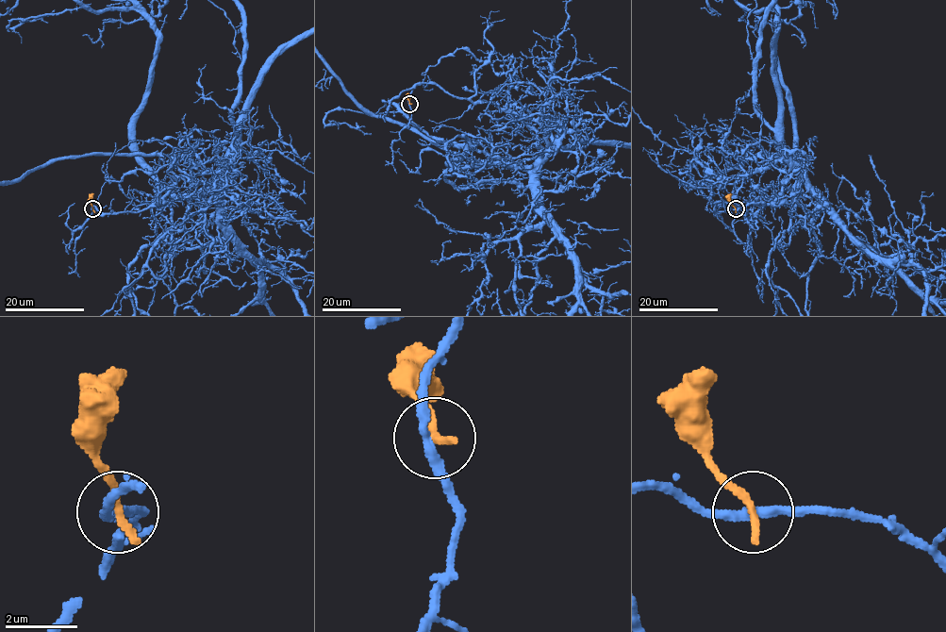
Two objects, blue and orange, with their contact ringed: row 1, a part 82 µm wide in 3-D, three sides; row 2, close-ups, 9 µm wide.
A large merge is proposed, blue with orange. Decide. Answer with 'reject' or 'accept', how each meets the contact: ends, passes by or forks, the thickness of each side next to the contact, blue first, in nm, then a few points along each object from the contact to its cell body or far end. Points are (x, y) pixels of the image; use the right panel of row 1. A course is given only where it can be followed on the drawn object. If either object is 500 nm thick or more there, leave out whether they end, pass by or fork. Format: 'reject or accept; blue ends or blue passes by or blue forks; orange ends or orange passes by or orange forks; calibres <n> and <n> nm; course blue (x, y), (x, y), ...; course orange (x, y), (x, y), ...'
reject; blue passes by; orange ends; calibres 280 and 280 nm; course orange (736, 208), (731, 203), (730, 192)

